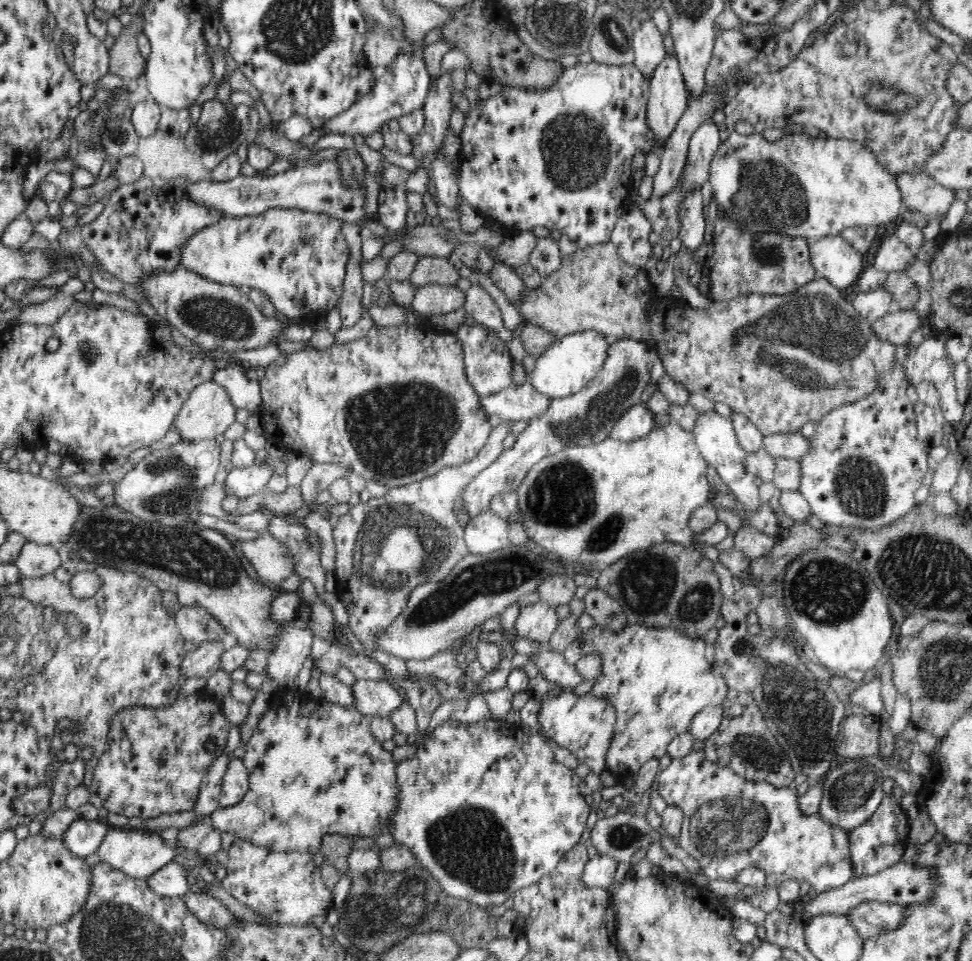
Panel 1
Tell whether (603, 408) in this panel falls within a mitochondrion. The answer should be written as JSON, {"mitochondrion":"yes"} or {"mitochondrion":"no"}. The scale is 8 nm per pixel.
{"mitochondrion":"yes"}

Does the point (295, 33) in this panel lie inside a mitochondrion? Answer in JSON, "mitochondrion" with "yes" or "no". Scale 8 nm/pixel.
{"mitochondrion":"yes"}

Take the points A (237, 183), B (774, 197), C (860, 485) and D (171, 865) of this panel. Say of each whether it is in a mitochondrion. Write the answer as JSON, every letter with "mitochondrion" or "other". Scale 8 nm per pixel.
{"A":"other","B":"mitochondrion","C":"mitochondrion","D":"other"}

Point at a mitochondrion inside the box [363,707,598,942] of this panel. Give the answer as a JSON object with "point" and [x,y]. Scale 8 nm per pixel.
{"point":[471,845]}

